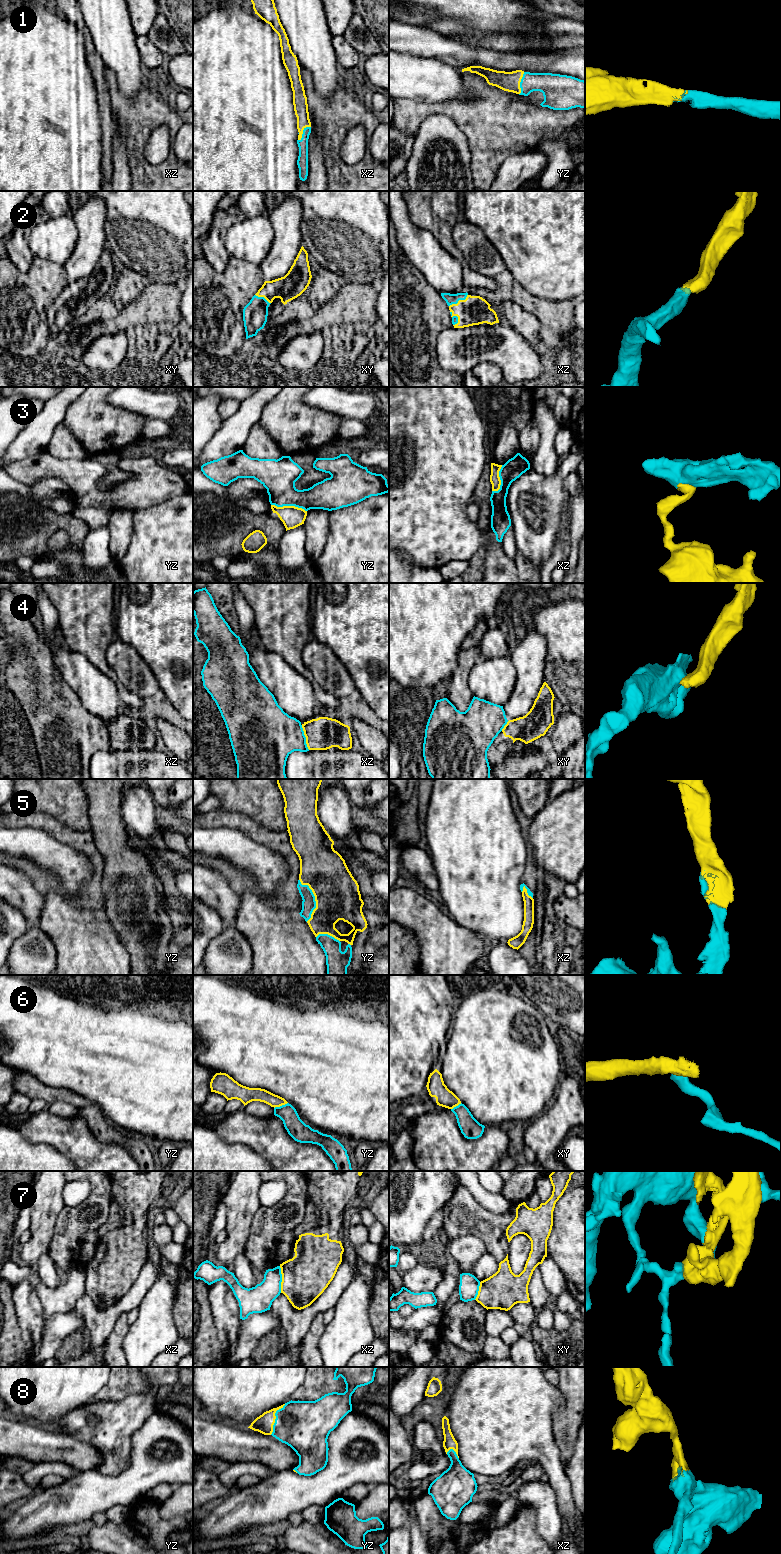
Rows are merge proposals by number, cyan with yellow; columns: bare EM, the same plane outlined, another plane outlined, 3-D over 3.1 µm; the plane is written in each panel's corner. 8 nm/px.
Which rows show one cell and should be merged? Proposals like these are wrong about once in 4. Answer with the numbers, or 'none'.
1, 2, 5, 8

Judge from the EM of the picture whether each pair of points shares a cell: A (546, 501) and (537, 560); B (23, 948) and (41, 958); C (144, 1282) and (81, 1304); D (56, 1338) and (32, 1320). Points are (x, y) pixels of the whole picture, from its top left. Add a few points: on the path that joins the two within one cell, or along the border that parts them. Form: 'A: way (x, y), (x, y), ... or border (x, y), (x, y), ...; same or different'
A: way (537, 516), (537, 545); same
B: way (27, 952), (33, 958), (37, 958); same
C: way (129, 1298), (111, 1314), (97, 1314); same
D: border (44, 1319), (43, 1338), (37, 1351); different

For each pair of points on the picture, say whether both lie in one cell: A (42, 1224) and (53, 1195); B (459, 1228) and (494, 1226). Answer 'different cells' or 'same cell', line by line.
A: same cell
B: same cell

